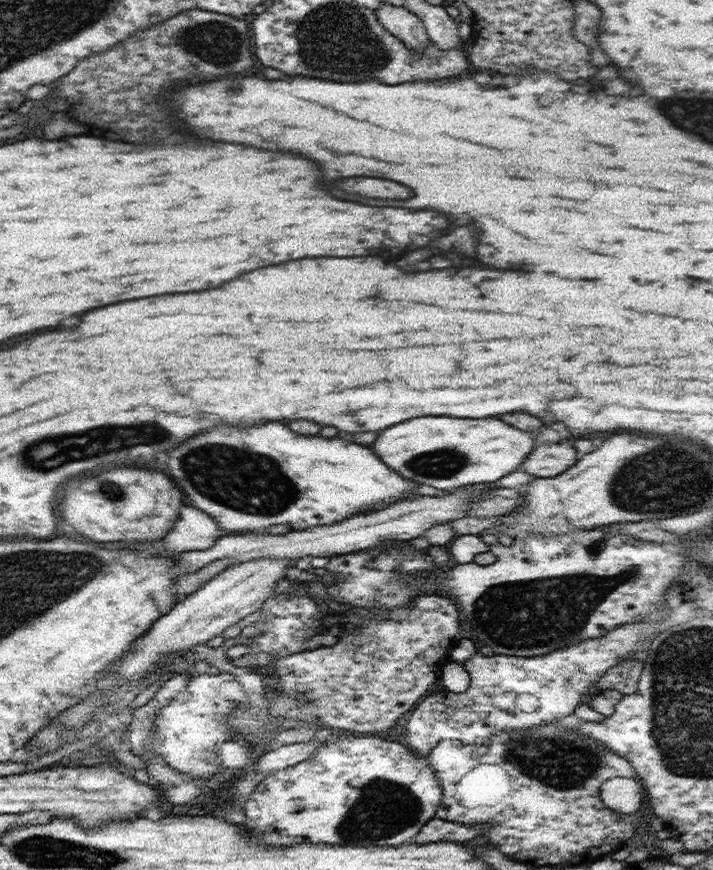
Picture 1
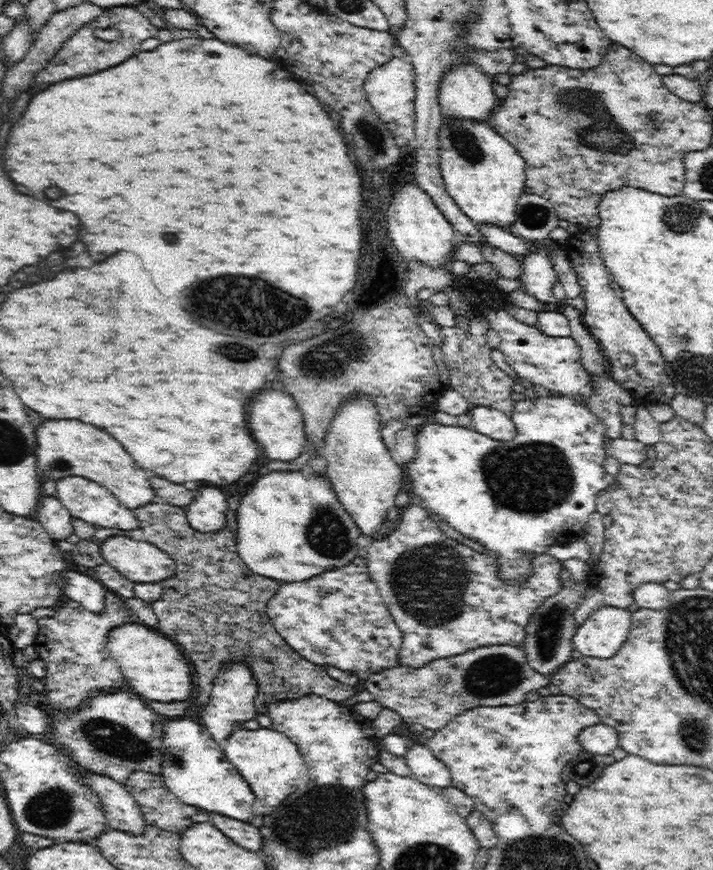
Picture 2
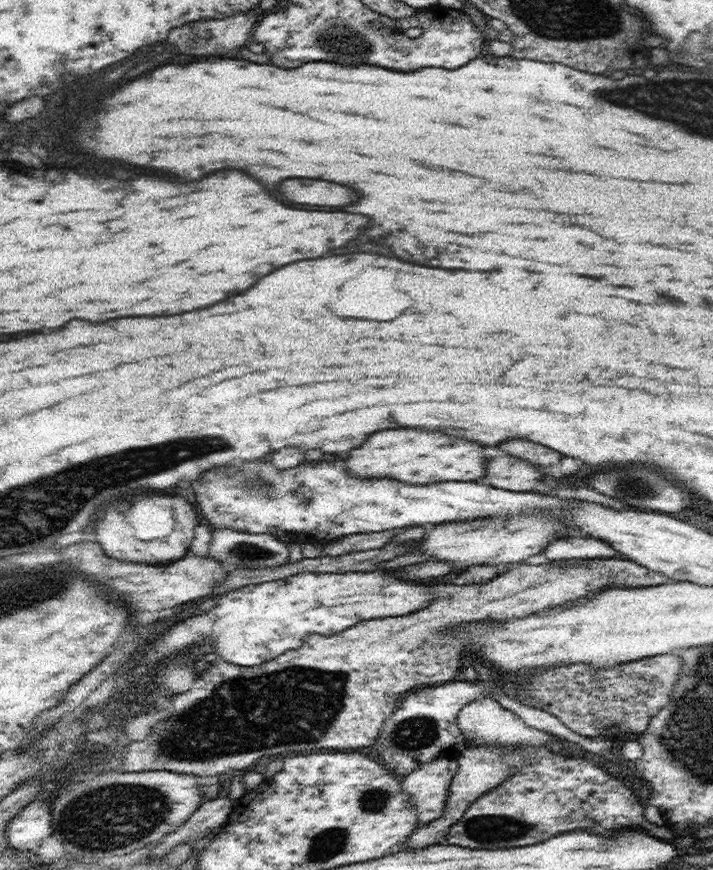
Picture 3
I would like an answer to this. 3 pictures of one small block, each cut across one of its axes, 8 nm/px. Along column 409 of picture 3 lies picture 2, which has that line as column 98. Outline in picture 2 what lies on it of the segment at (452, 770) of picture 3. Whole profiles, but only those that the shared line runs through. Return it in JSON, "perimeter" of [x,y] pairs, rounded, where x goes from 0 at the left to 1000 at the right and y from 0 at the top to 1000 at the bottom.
{"perimeter":[[[116,887],[123,902],[135,909],[146,925],[150,952],[180,959],[199,959],[205,948],[202,934],[175,902],[137,887]]]}

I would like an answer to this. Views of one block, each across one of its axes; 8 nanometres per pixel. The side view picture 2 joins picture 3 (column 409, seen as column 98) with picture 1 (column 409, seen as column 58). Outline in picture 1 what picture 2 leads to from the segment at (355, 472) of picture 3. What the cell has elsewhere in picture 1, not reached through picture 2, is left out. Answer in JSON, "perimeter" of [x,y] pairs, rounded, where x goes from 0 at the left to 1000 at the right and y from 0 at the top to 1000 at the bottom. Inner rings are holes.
{"perimeter":[[[589,478],[541,492],[525,508],[533,529],[572,552],[619,563],[635,563],[662,556],[682,556],[707,549],[746,520],[749,501],[707,487],[698,480],[659,483],[631,478]],[[612,501],[612,503],[609,503]],[[612,517],[612,520],[597,520]]]}

